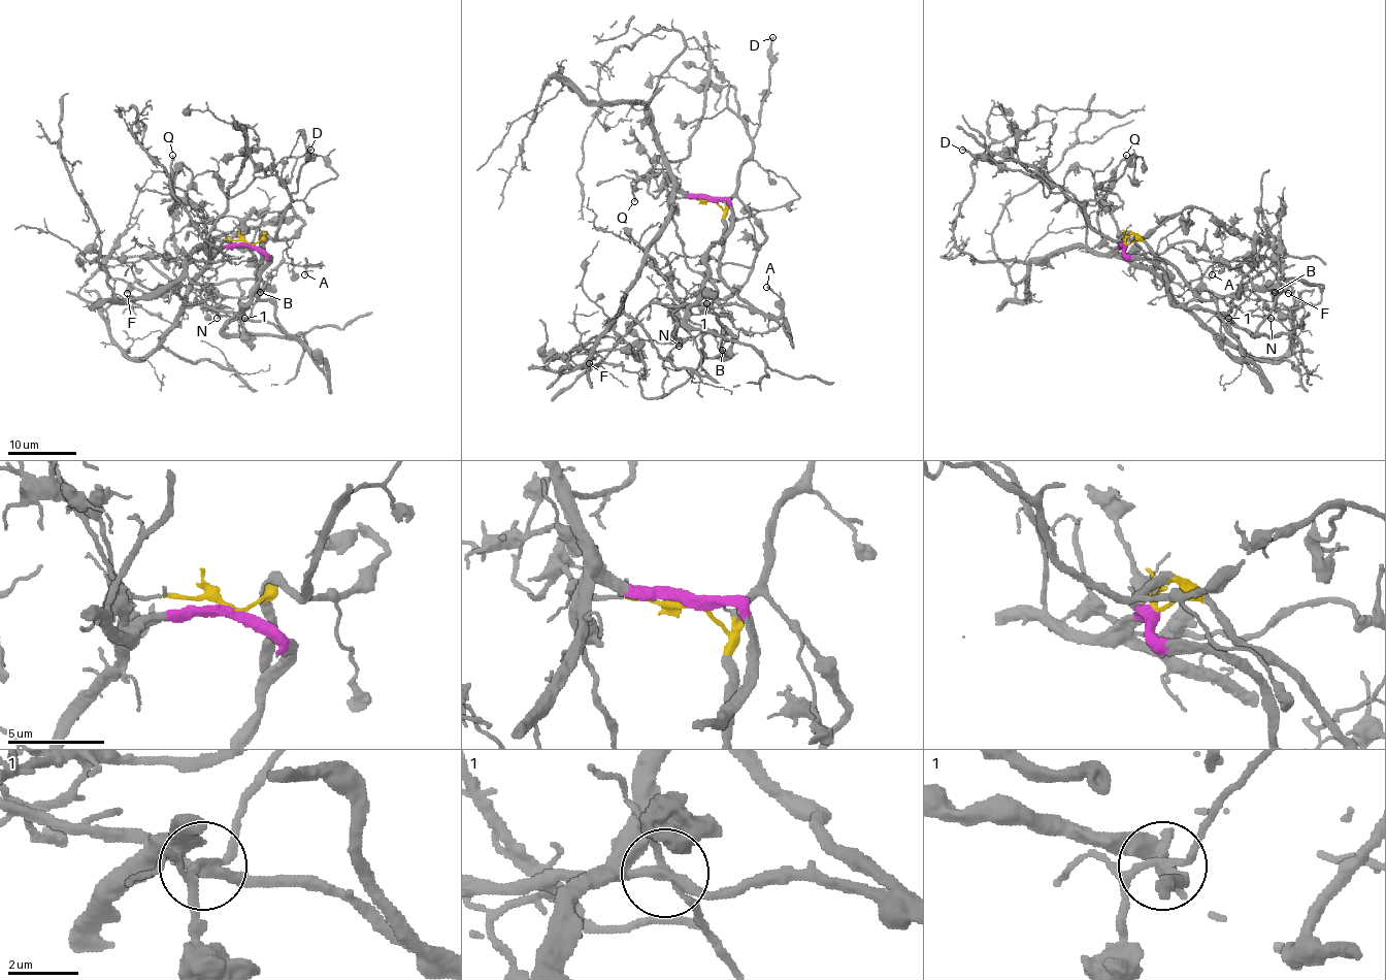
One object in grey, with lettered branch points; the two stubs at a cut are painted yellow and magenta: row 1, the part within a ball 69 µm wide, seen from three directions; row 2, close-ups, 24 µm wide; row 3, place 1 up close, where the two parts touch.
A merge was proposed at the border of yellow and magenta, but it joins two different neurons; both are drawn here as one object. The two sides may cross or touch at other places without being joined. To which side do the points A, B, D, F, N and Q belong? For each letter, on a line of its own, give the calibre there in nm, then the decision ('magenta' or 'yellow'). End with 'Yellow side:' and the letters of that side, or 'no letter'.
A: 130 nm | magenta
B: 150 nm | magenta
D: 190 nm | yellow
F: 440 nm | magenta
N: 130 nm | magenta
Q: 240 nm | magenta
Yellow side: D

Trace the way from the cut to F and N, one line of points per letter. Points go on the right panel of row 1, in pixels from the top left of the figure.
F: (1125, 243), (1120, 256), (1257, 358), (1288, 349), (1295, 302), (1282, 269), (1288, 292)
N: (1125, 243), (1118, 254), (1166, 280), (1188, 290), (1213, 290), (1244, 313), (1259, 309), (1272, 318)

